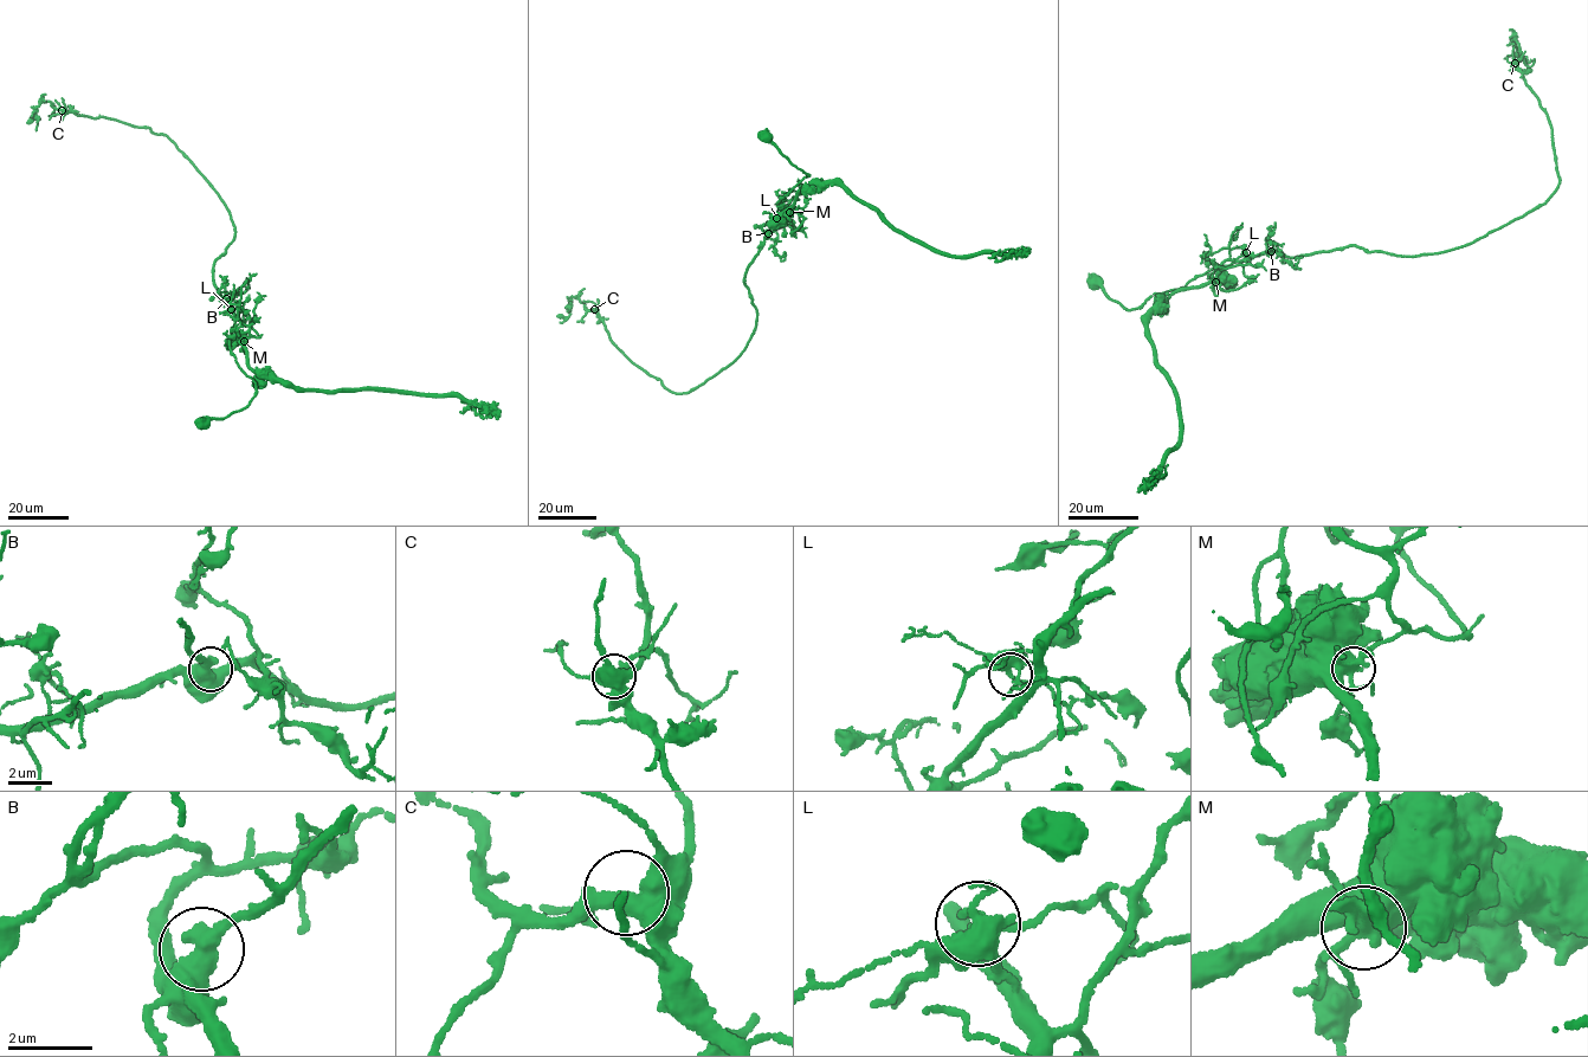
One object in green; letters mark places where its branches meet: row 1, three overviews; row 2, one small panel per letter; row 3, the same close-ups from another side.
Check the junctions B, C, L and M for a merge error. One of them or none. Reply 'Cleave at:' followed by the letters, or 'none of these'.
Cleave at: M

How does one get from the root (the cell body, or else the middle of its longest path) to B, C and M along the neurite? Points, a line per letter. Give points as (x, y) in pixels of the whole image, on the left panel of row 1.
B: (202, 423), (244, 408), (256, 393), (253, 381), (239, 367), (231, 350), (228, 341), (236, 315), (226, 298)
C: (202, 423), (256, 391), (212, 272), (236, 233), (230, 212), (166, 136), (62, 110)
M: (202, 423), (244, 408), (255, 395), (255, 384), (228, 346), (236, 321), (249, 328), (244, 341)

